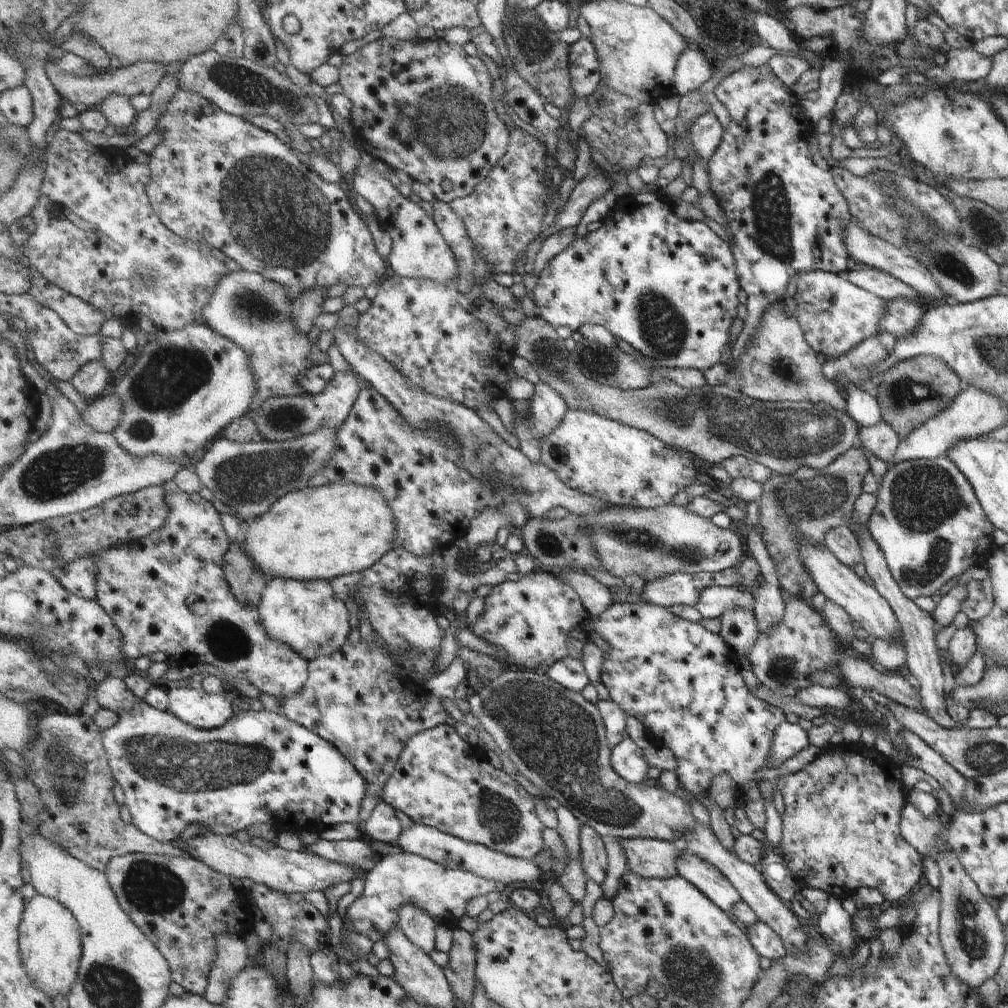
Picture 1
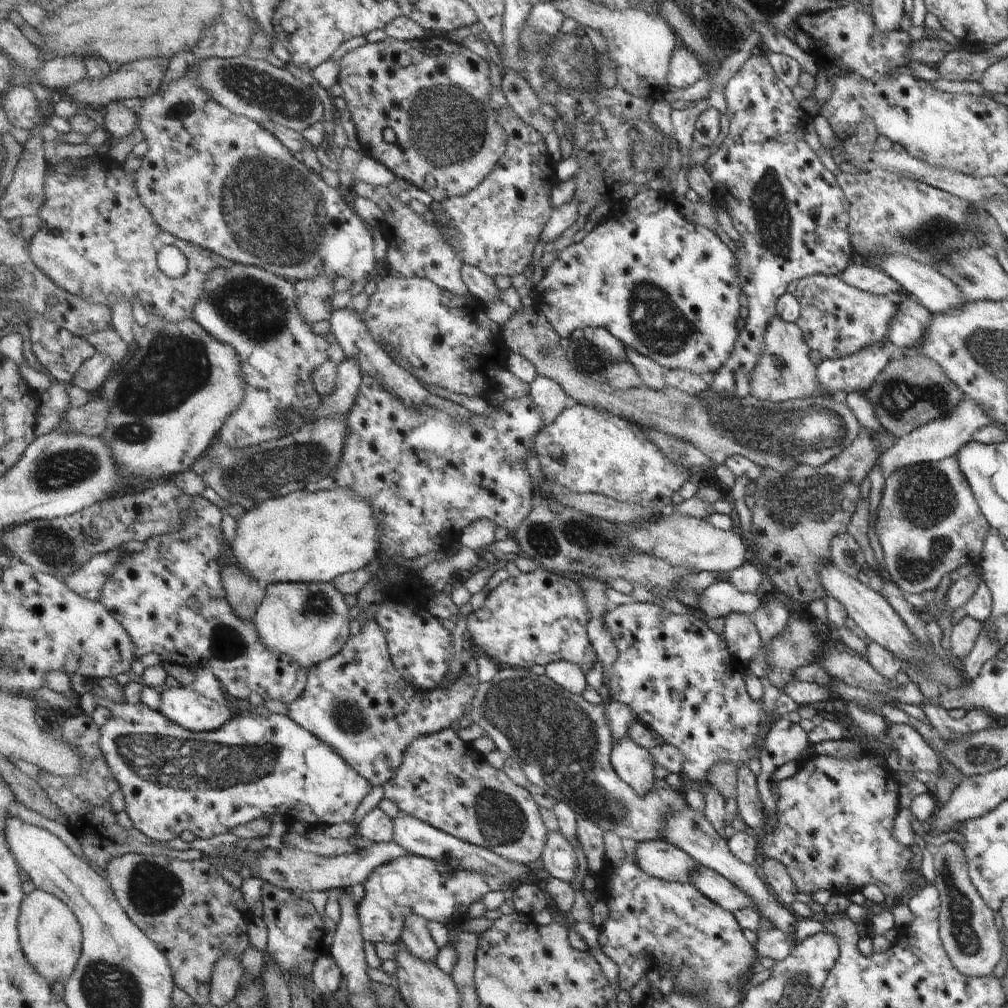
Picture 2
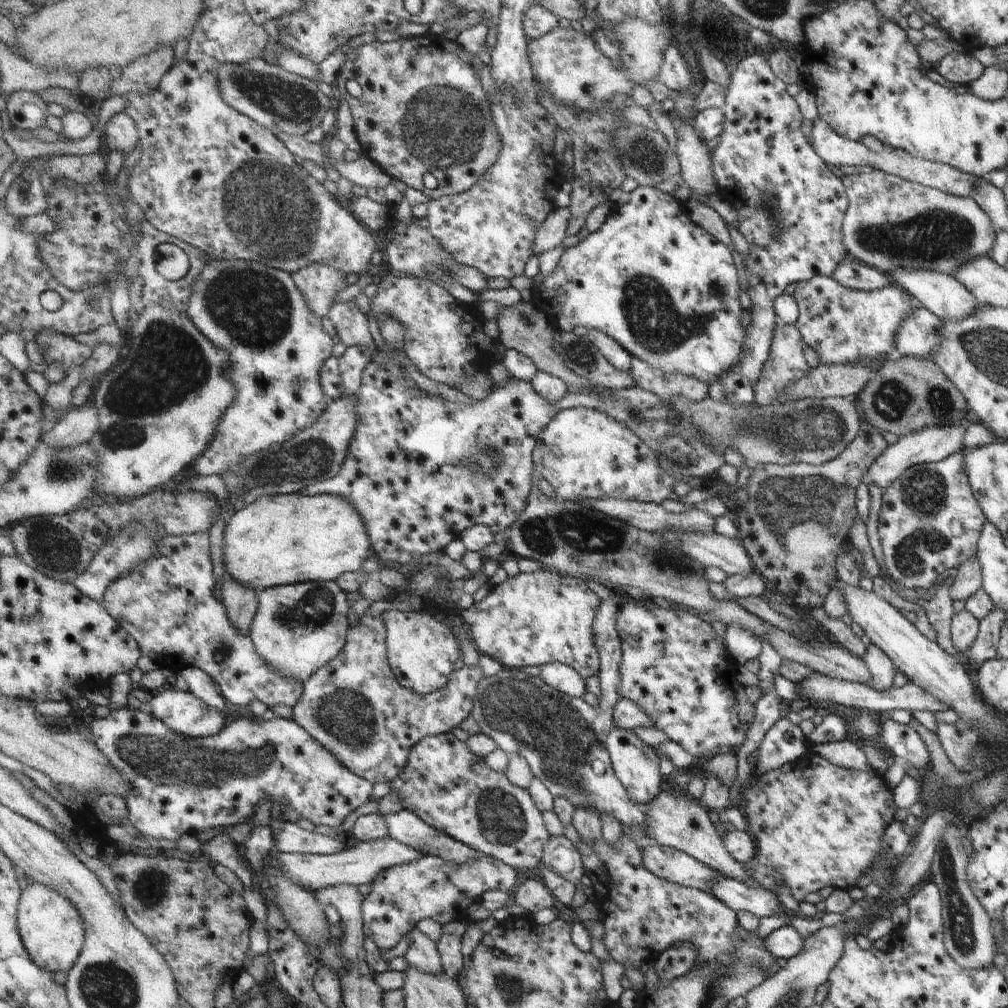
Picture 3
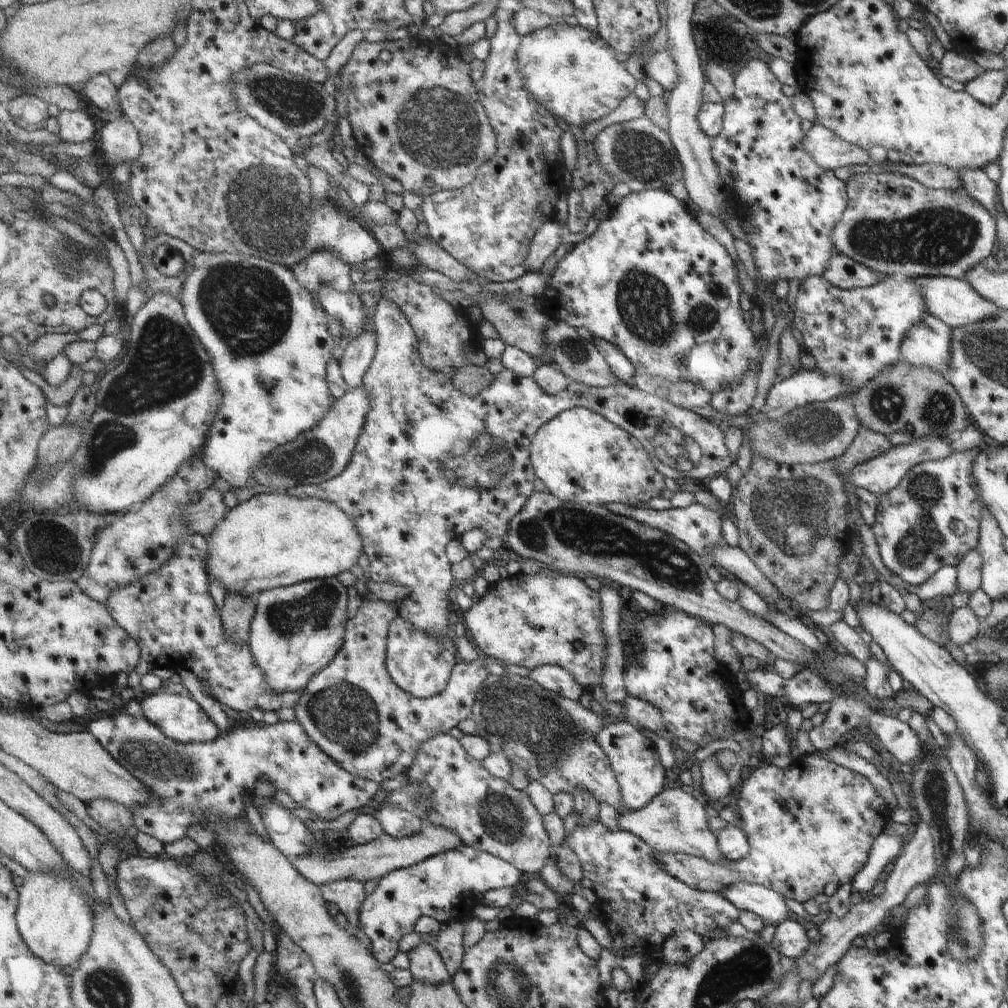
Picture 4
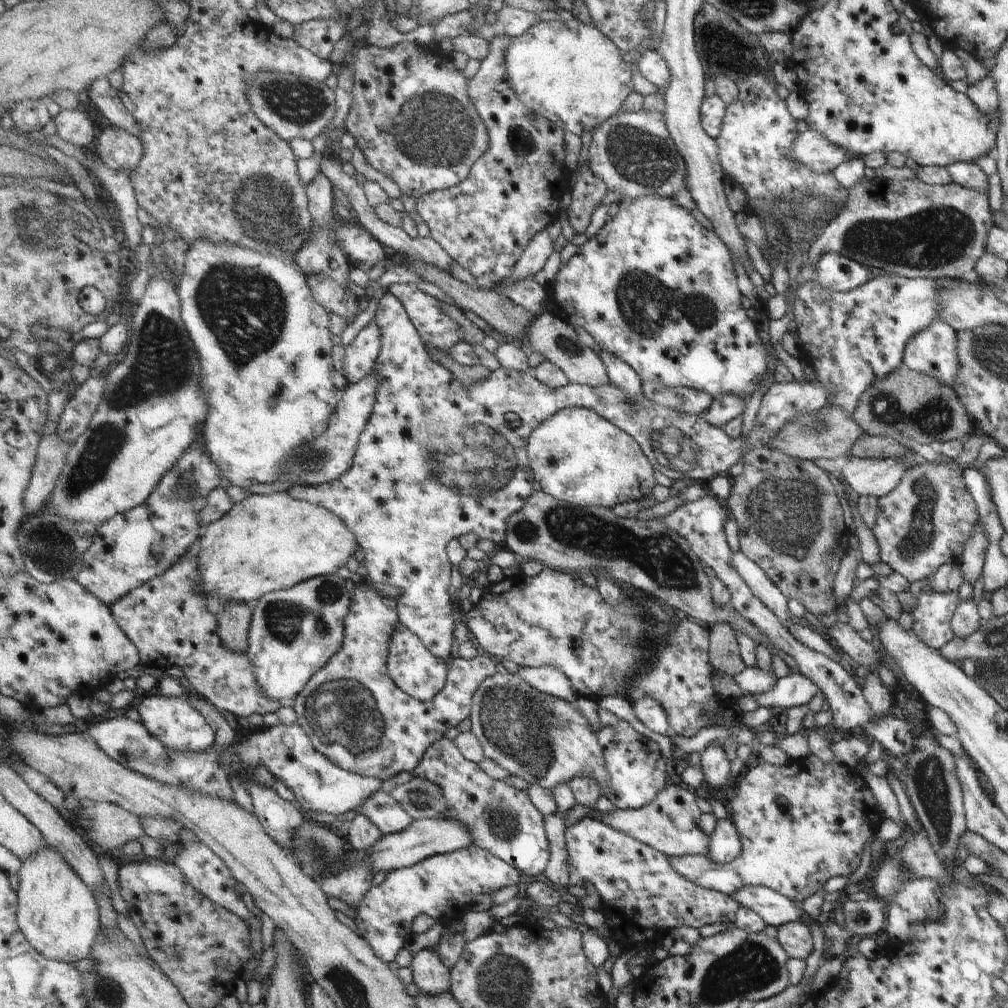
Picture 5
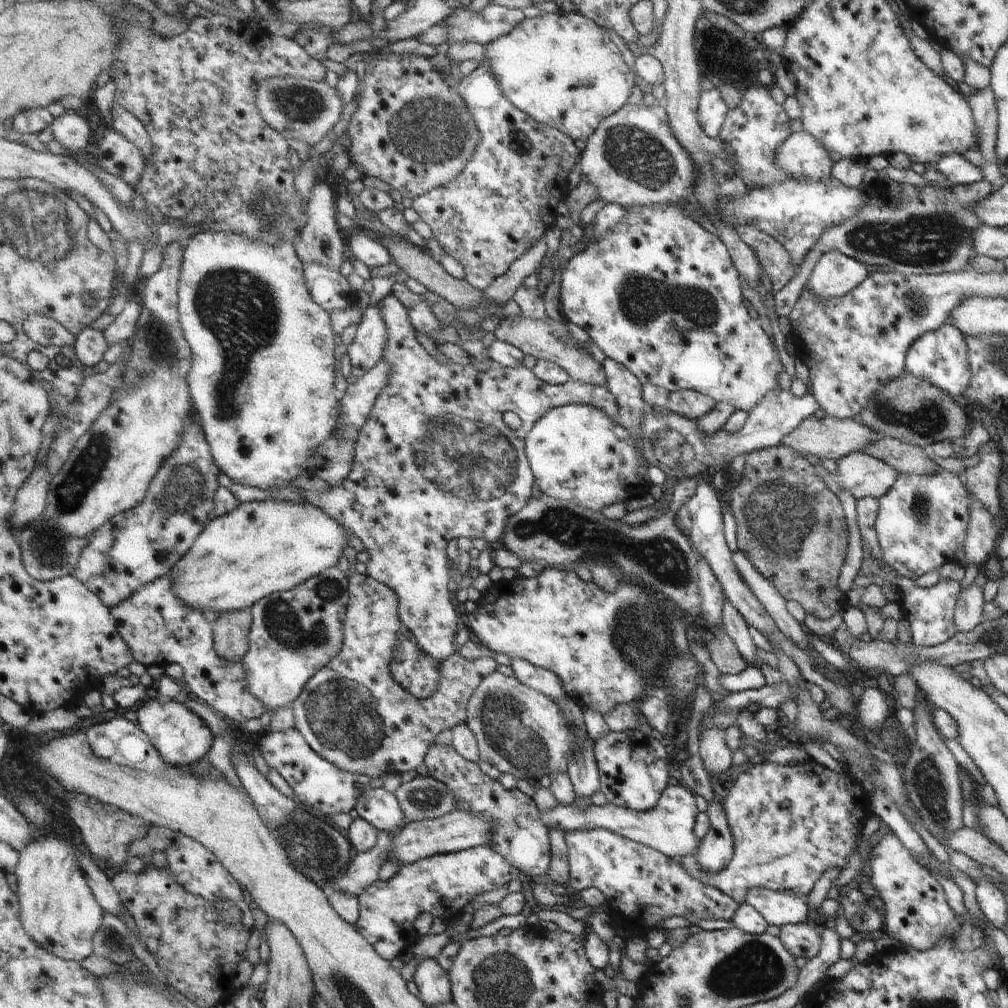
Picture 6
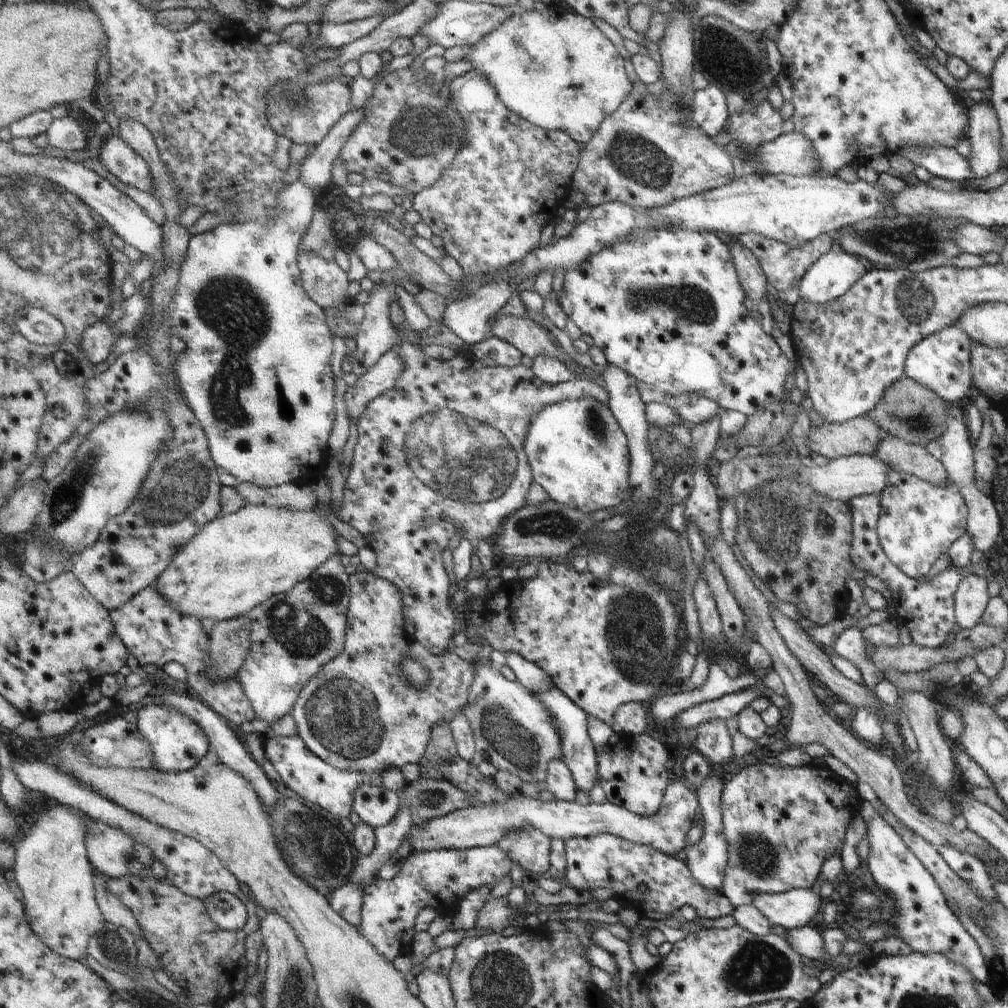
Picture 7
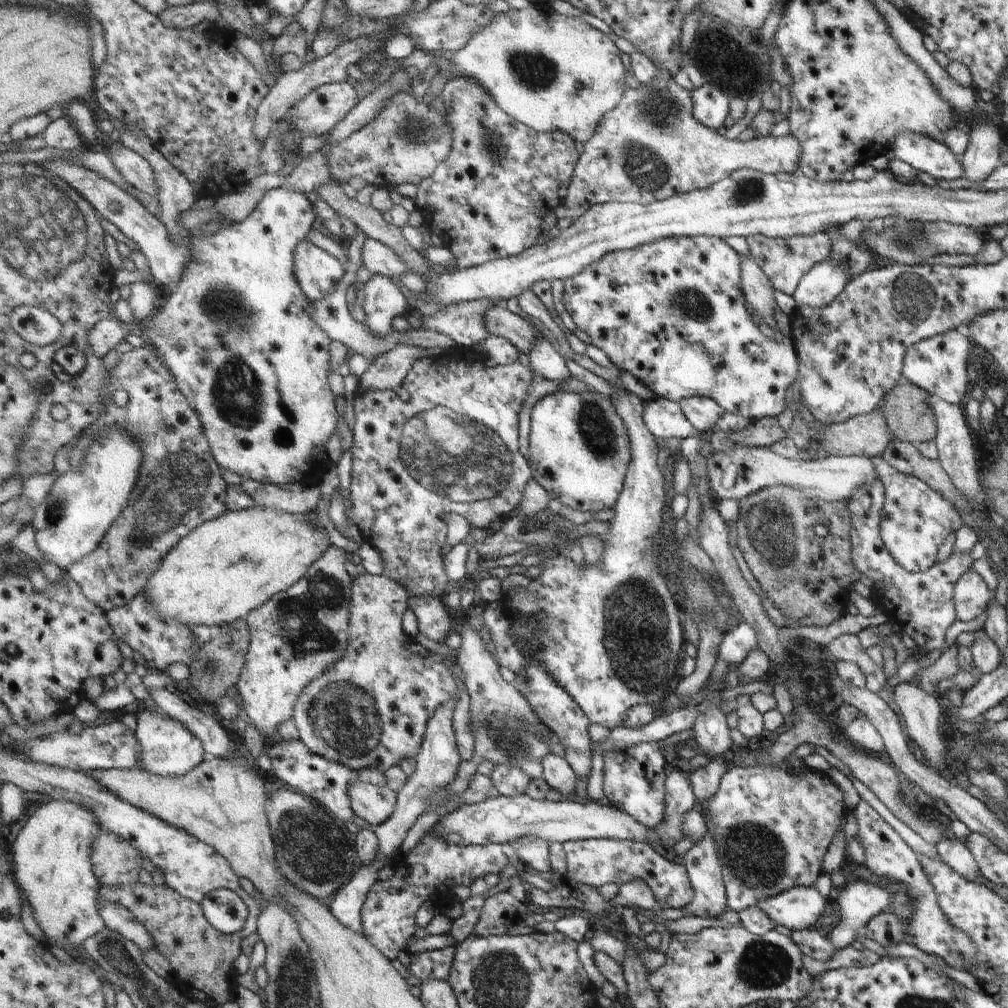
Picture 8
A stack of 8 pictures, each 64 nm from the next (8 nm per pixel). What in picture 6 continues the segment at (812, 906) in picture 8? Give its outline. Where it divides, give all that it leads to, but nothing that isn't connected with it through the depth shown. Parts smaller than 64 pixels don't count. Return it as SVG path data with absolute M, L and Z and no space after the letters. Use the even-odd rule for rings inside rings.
M753 888L743 894L743 903L754 908L768 925L780 927L787 924L803 924L809 908L806 896L783 894L765 888Z

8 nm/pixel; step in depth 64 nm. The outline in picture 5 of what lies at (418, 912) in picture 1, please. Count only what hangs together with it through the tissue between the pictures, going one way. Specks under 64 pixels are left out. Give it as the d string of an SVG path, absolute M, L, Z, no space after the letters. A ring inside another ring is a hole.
M422 949L412 956L410 968L414 984L429 996L439 996L452 987L450 969L441 962L437 951Z

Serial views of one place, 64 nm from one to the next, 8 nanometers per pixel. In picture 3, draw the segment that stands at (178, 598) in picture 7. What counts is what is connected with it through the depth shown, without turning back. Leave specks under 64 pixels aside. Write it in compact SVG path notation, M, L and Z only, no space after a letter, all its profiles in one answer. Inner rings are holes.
M301 492L257 498L253 504L243 505L234 512L222 538L225 575L231 574L237 582L253 590L304 582L336 581L343 574L360 572L367 556L374 554L367 526L359 514L359 506L329 494L307 496Z

